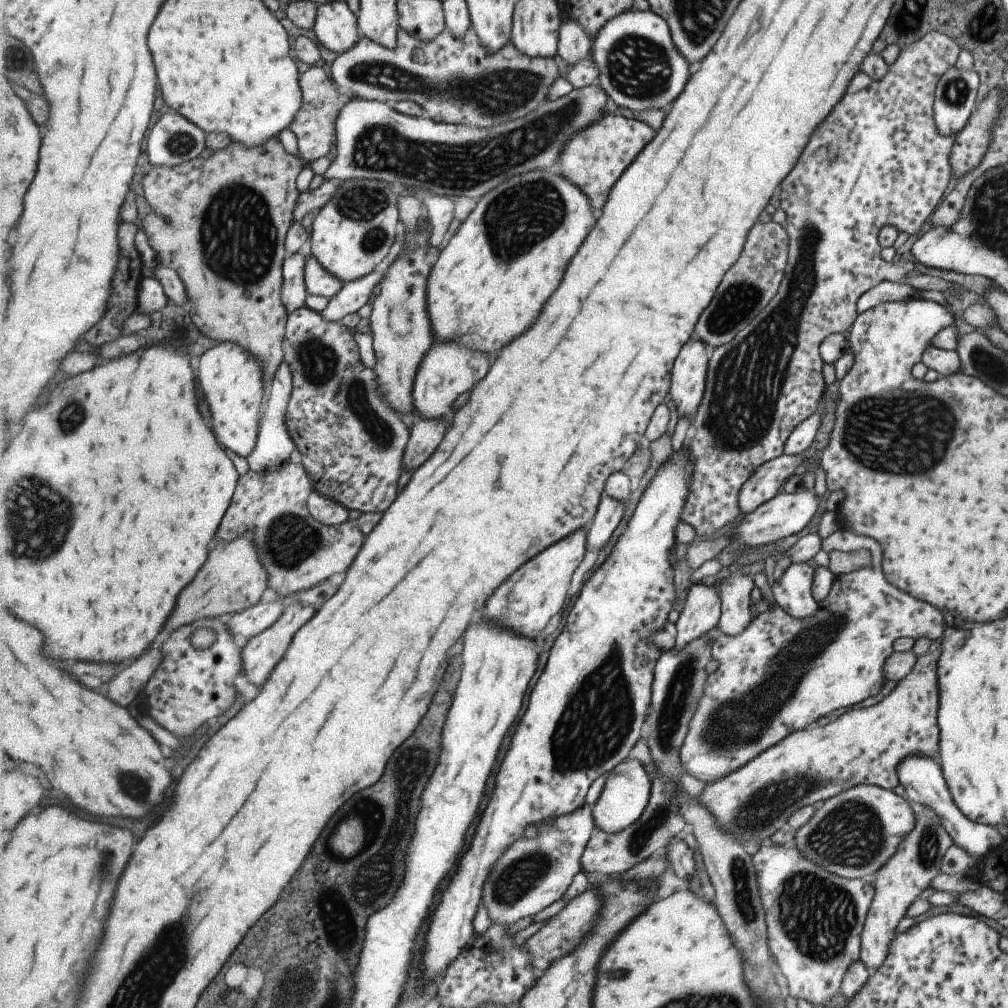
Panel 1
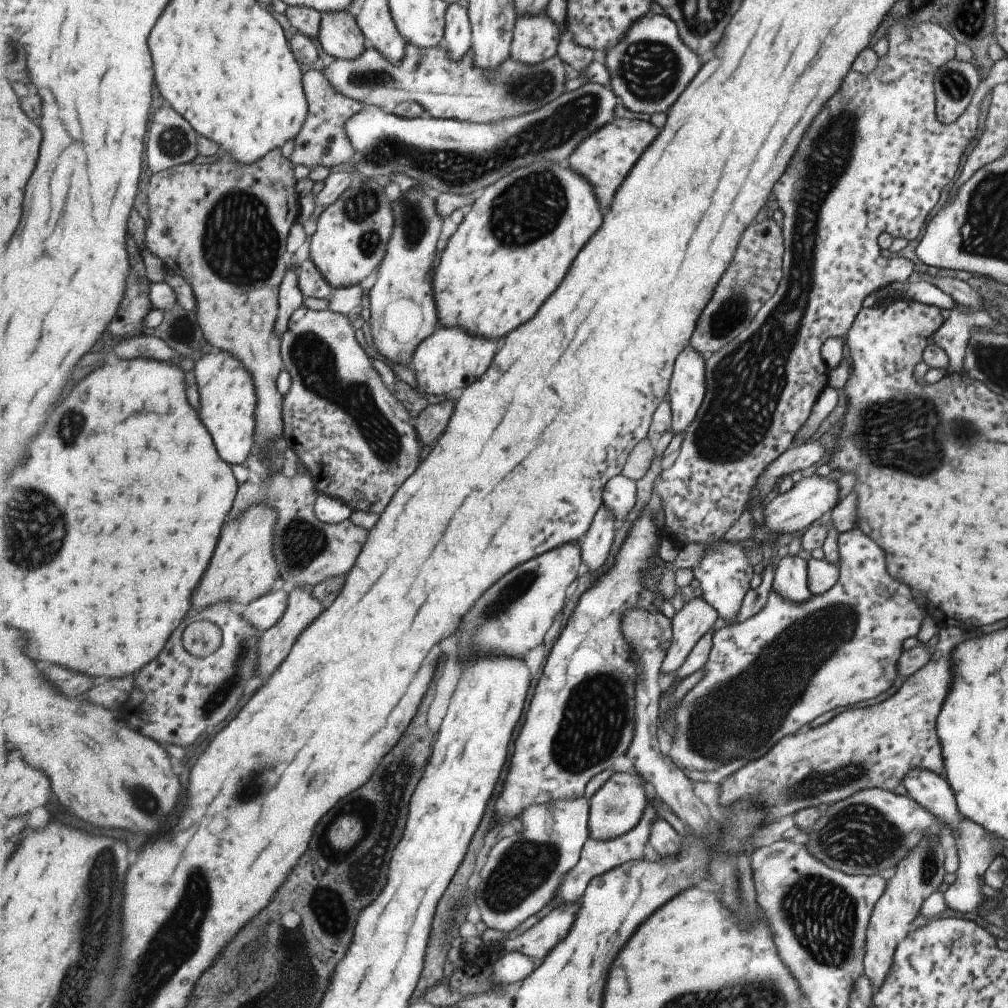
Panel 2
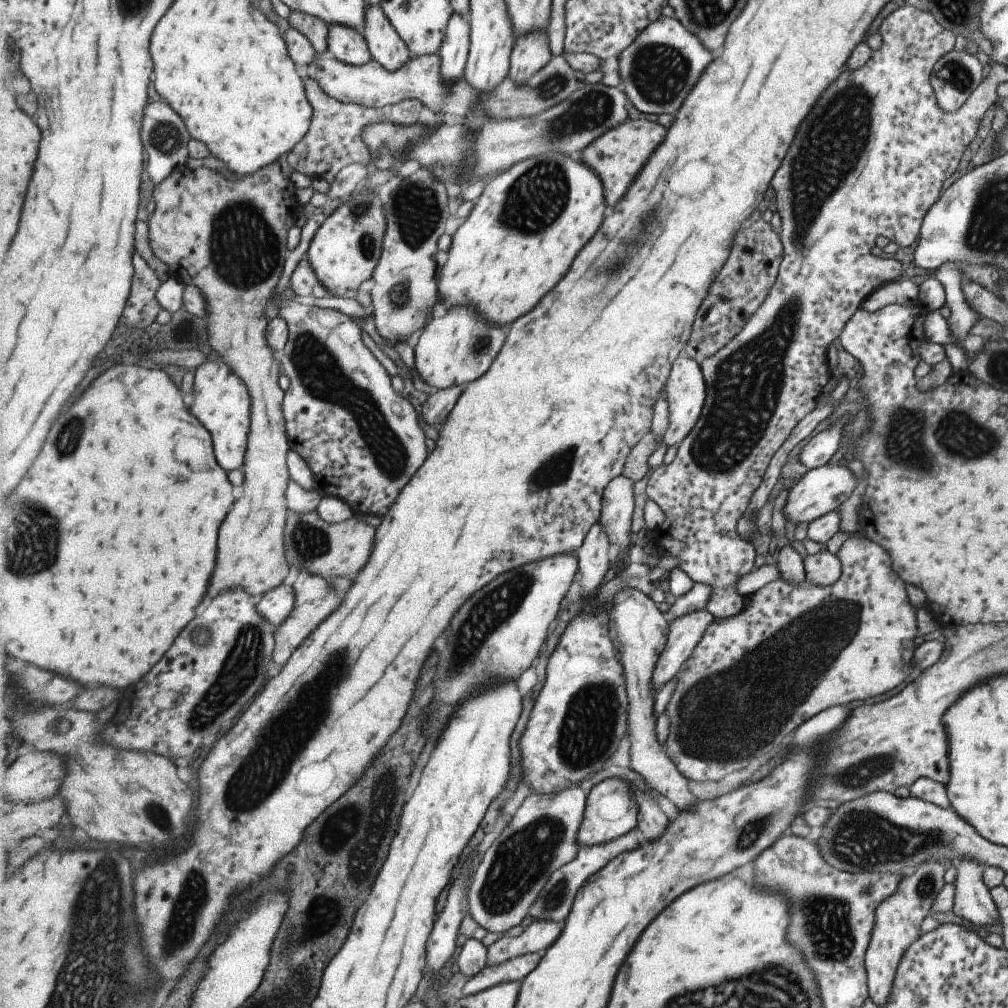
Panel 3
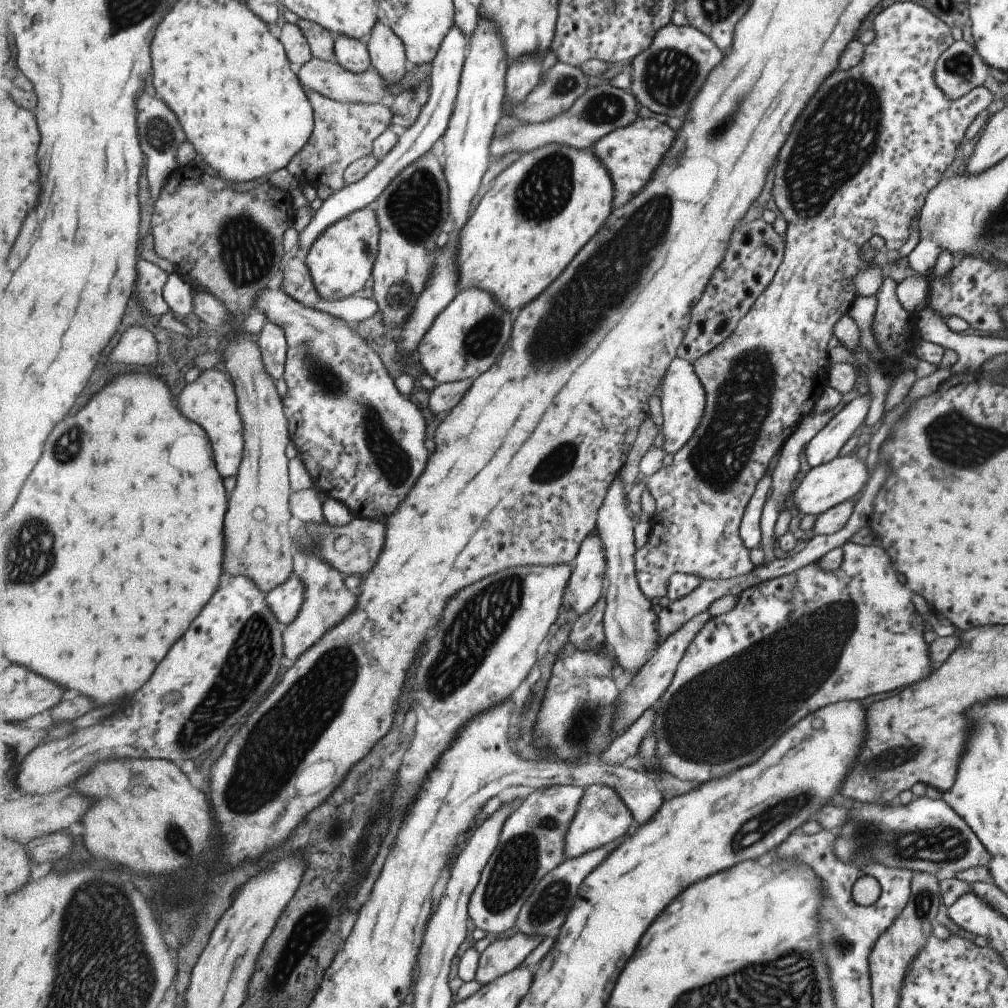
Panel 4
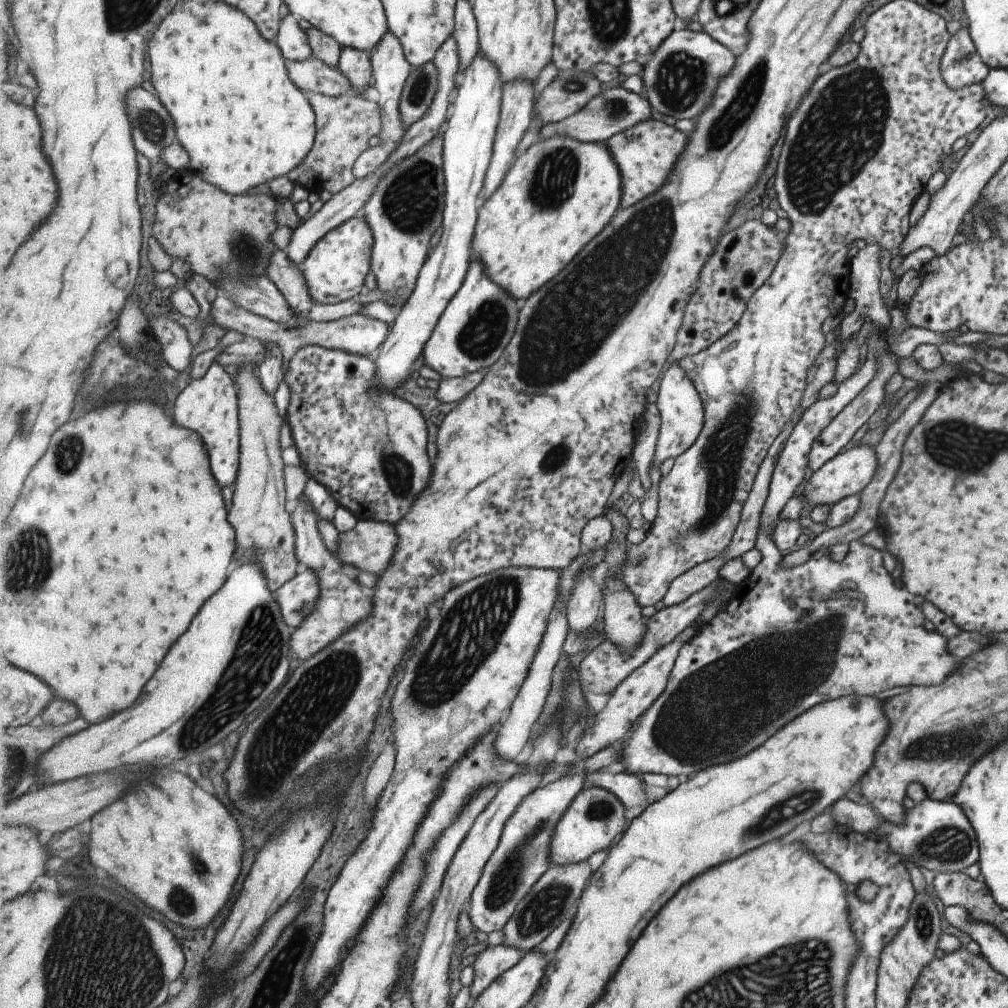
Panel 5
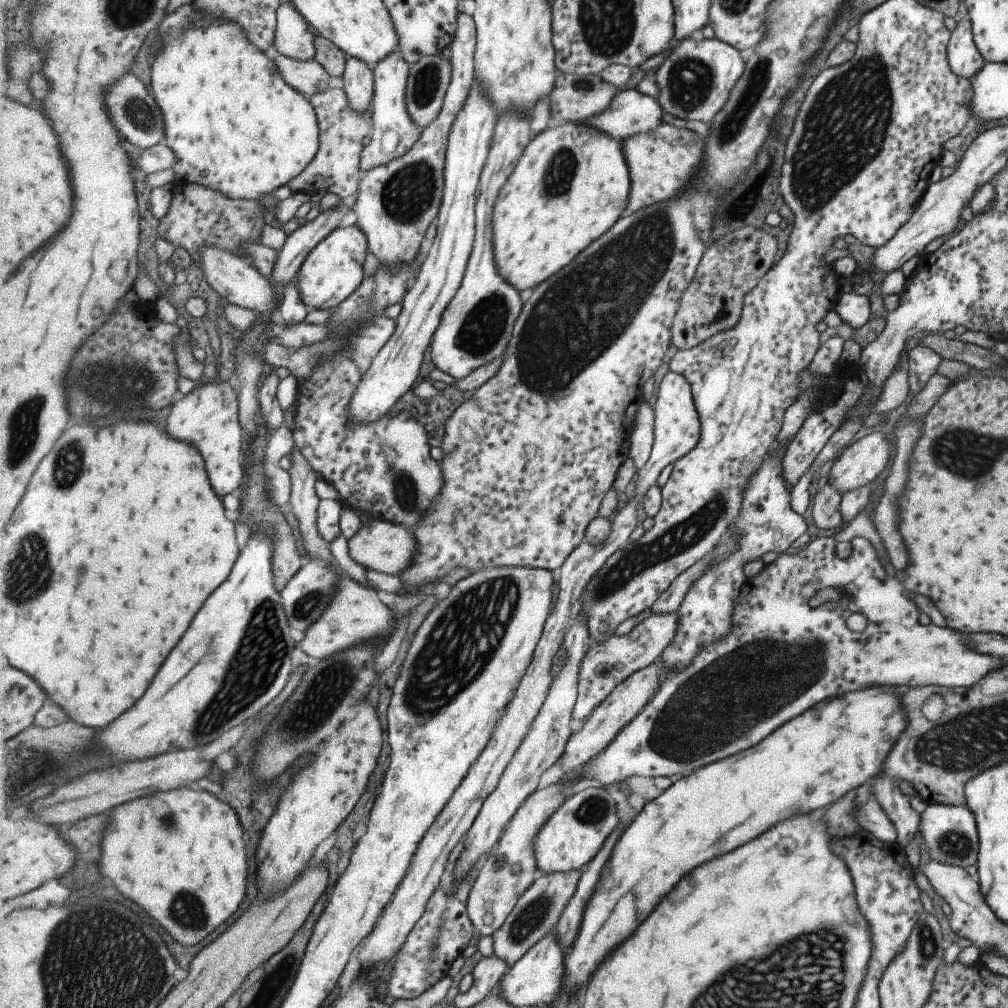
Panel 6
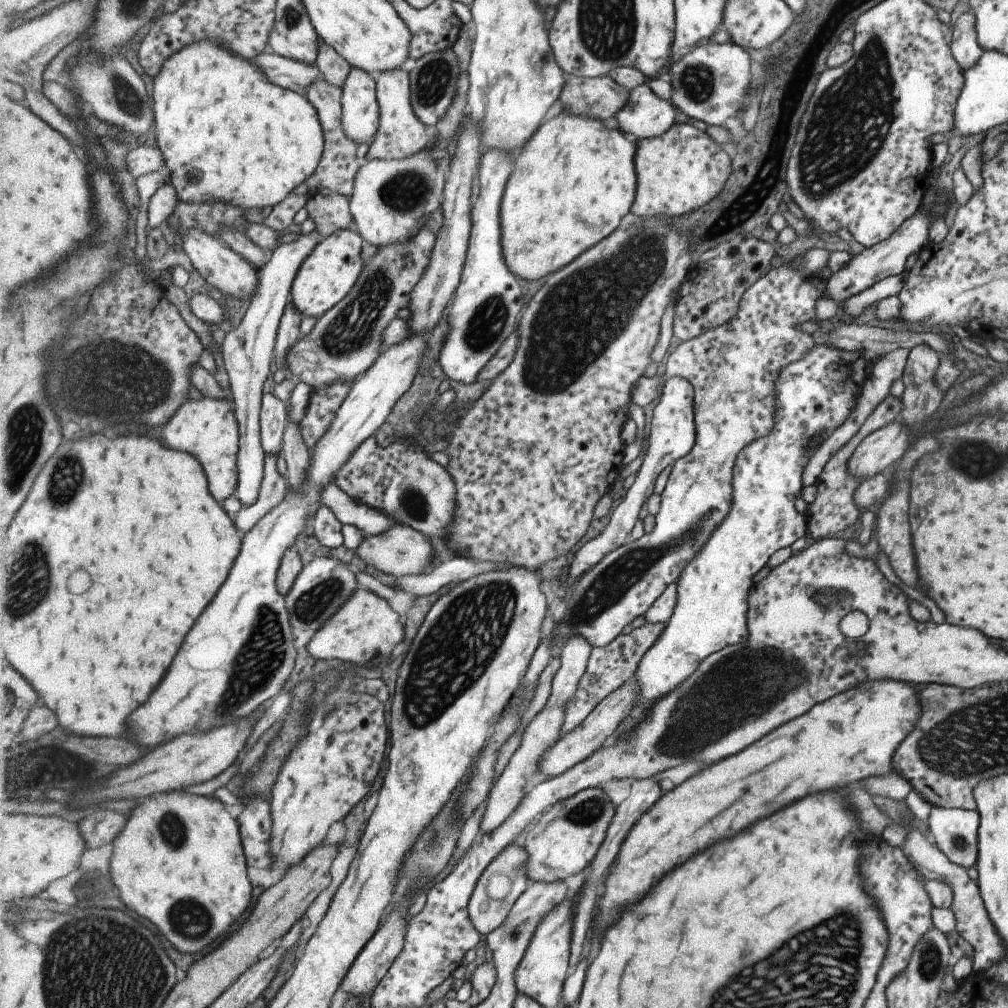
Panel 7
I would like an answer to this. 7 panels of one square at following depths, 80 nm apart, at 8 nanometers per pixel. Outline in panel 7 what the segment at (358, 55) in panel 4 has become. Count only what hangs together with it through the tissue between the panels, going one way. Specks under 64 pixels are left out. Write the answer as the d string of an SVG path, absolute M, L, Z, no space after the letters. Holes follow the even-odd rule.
M353 67L342 89L344 129L350 148L361 142L371 146L380 129L380 105L375 76L362 68Z

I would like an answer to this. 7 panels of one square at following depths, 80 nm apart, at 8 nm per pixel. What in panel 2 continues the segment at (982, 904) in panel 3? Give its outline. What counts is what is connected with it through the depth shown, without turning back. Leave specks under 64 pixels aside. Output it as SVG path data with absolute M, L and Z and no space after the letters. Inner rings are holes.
M911 769L901 779L905 787L906 795L912 798L919 806L929 811L940 826L950 835L950 839L958 854L957 877L953 884L942 892L942 899L947 907L955 912L977 912L976 908L984 903L985 896L979 893L977 887L983 881L981 875L991 861L999 855L1000 843L992 834L989 834L982 826L960 816L954 801L953 793L943 775L935 774L935 771L927 769Z

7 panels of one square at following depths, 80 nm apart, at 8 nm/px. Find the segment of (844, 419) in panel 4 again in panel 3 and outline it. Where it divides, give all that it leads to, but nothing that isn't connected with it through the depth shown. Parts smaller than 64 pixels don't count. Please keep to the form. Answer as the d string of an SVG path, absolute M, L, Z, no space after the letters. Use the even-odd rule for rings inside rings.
M839 422L834 426L829 426L828 430L815 434L801 448L801 451L797 454L797 460L805 468L814 469L822 467L838 449L837 445L843 430L843 424Z

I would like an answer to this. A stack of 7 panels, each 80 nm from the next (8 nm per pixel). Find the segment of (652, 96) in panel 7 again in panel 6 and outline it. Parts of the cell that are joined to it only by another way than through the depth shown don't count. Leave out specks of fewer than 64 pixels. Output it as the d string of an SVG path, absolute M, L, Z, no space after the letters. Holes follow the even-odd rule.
M637 88L619 92L616 100L603 113L584 121L611 138L623 140L637 133L659 129L661 116L667 113L660 102Z

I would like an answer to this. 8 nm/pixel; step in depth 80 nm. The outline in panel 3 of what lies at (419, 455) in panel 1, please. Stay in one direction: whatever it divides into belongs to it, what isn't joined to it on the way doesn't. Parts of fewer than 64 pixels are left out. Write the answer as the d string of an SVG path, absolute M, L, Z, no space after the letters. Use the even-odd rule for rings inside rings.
M452 387L451 389L437 390L428 397L421 408L421 416L426 424L441 424L452 414L456 402L462 395L465 387Z

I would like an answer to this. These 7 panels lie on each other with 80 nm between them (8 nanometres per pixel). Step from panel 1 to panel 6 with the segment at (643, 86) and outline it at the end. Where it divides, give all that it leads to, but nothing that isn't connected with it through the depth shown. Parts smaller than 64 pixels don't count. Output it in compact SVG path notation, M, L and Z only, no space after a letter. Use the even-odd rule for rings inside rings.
M693 34L688 40L678 42L668 57L653 72L656 74L657 84L660 86L658 101L665 111L684 121L701 121L711 123L724 109L724 104L731 98L733 86L745 72L743 54L729 43L717 38L703 38Z

